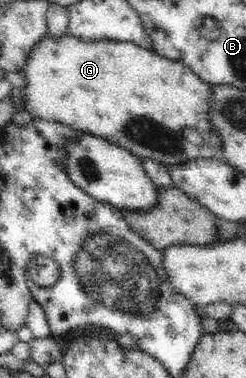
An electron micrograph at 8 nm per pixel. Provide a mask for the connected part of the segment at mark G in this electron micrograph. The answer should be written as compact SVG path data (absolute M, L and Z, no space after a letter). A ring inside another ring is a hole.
M47 33L28 55L19 105L35 119L53 120L124 147L139 158L180 165L190 159L219 158L223 139L211 124L213 88L183 62L165 59L150 48L131 42L85 42L66 33L56 39Z

